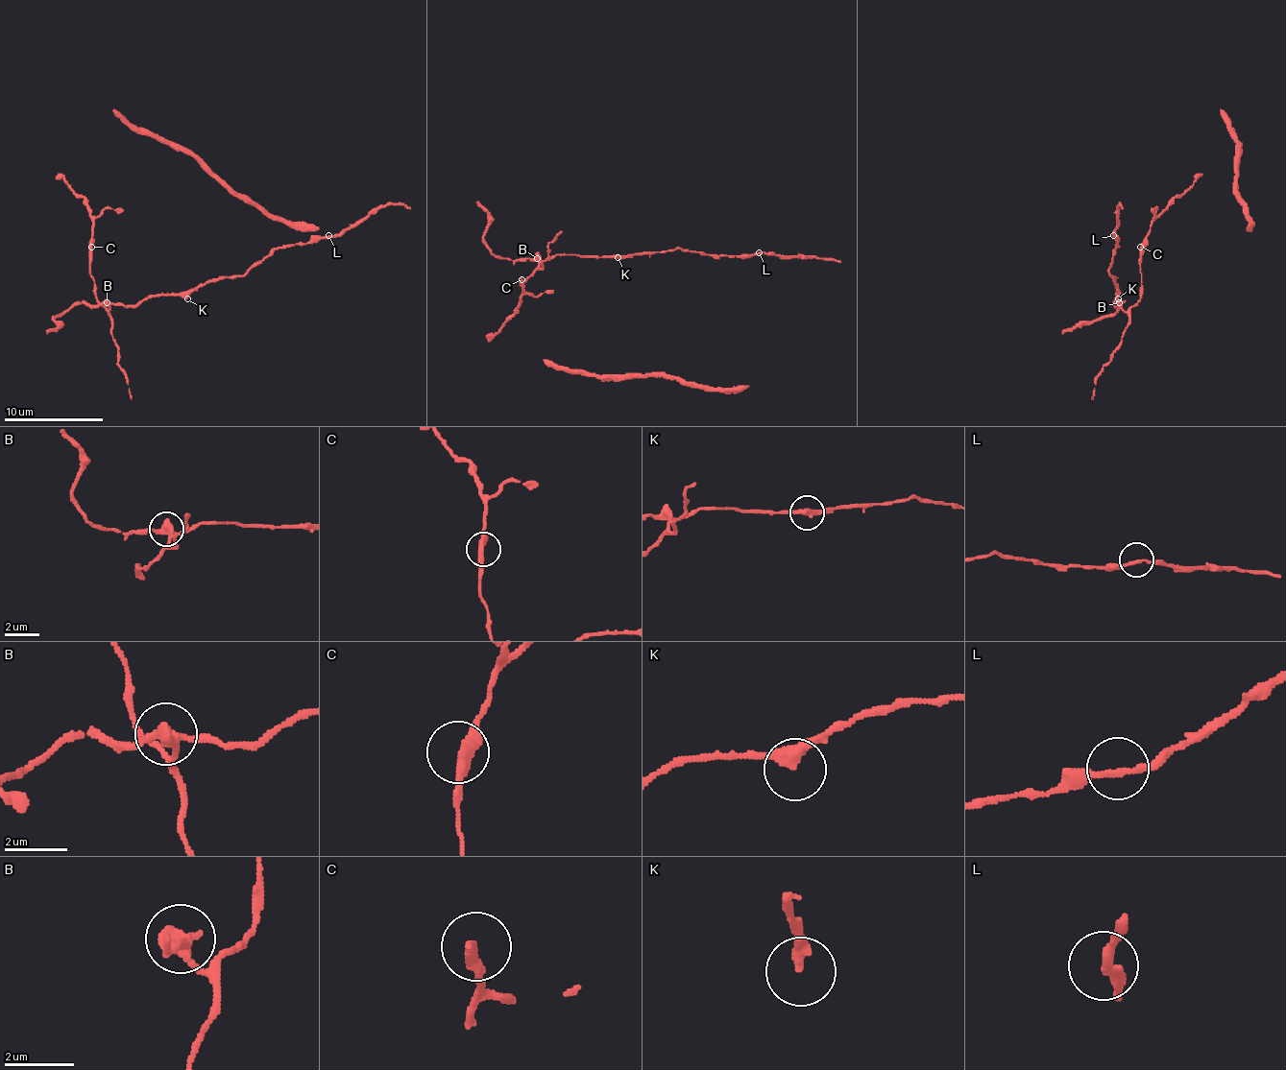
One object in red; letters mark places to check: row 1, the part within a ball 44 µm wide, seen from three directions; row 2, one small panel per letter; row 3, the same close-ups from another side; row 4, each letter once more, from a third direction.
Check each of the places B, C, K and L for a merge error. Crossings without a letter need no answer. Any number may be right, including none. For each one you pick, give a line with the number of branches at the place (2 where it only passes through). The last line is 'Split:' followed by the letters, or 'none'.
B: Branches: 3
Split: B

